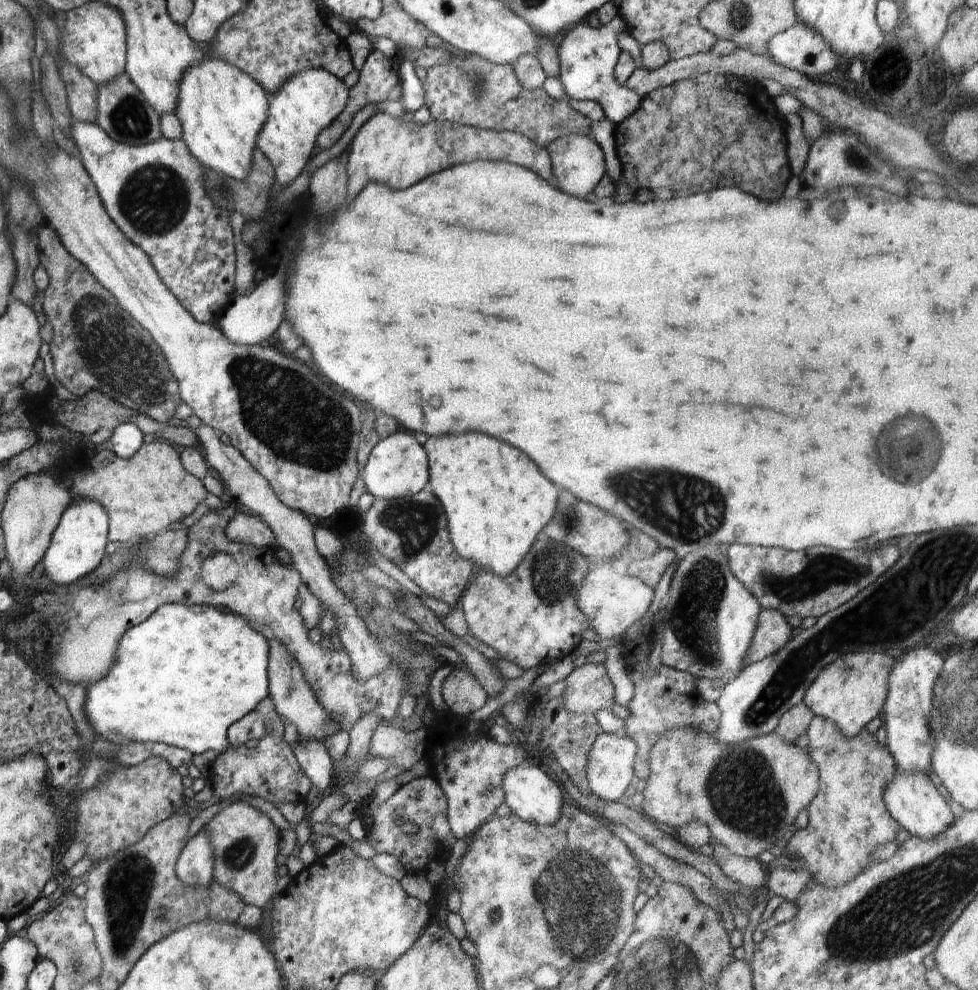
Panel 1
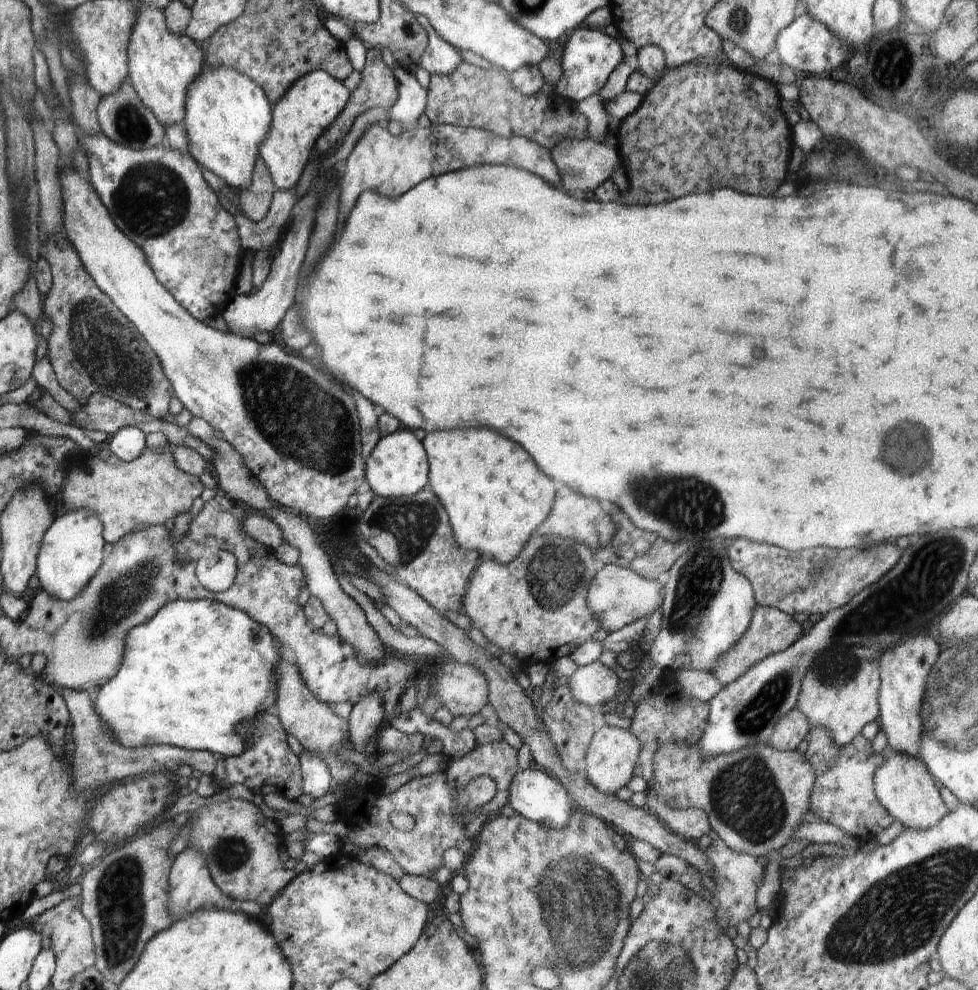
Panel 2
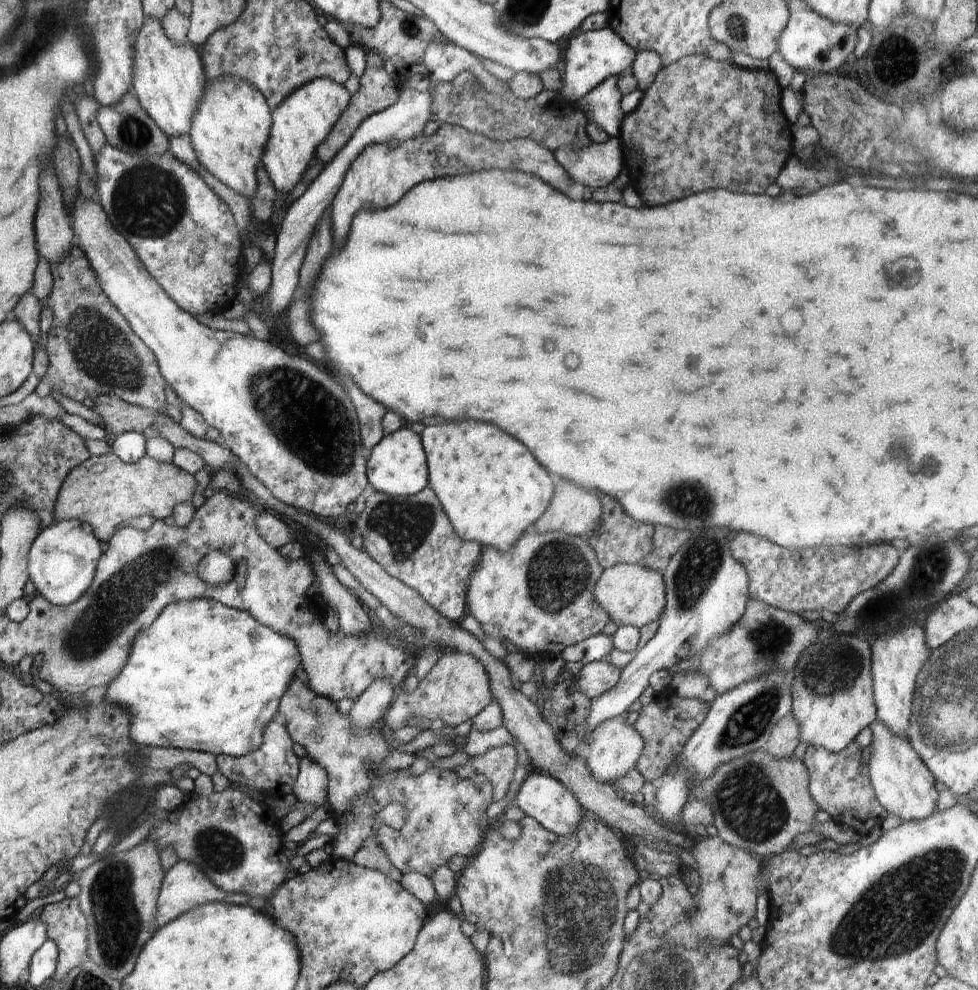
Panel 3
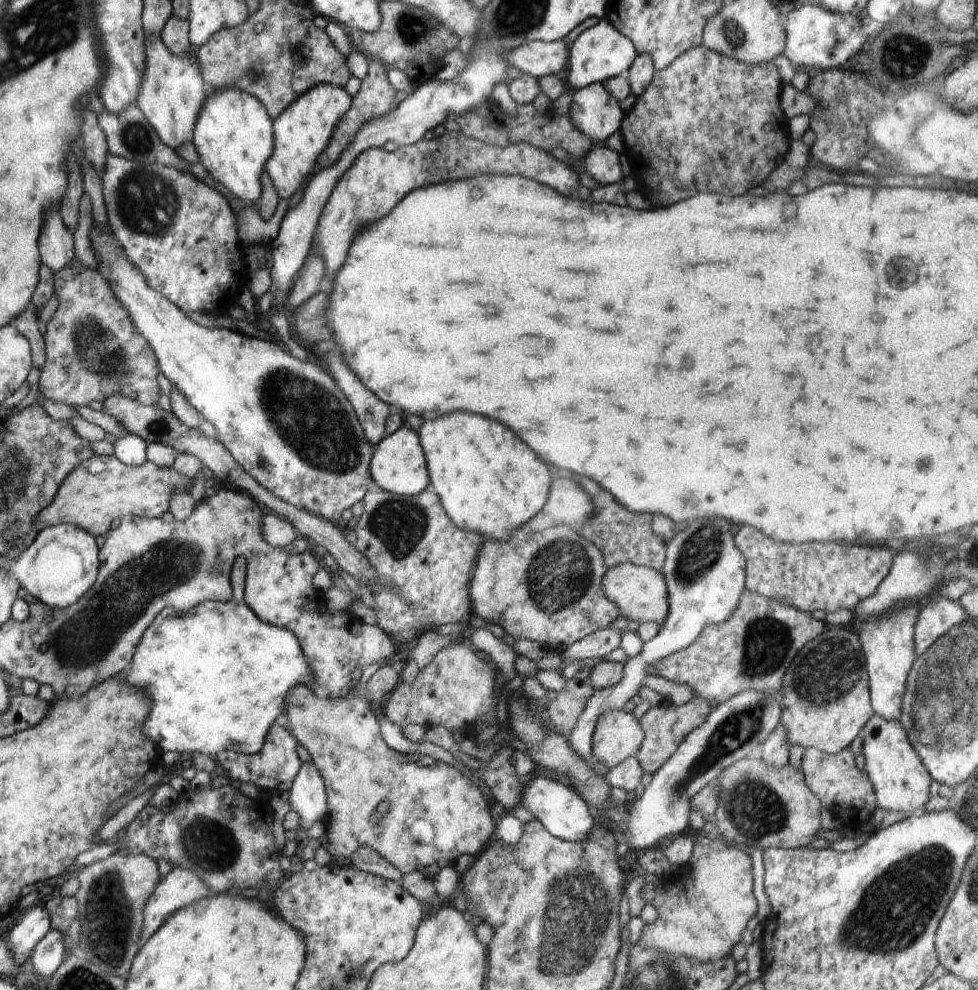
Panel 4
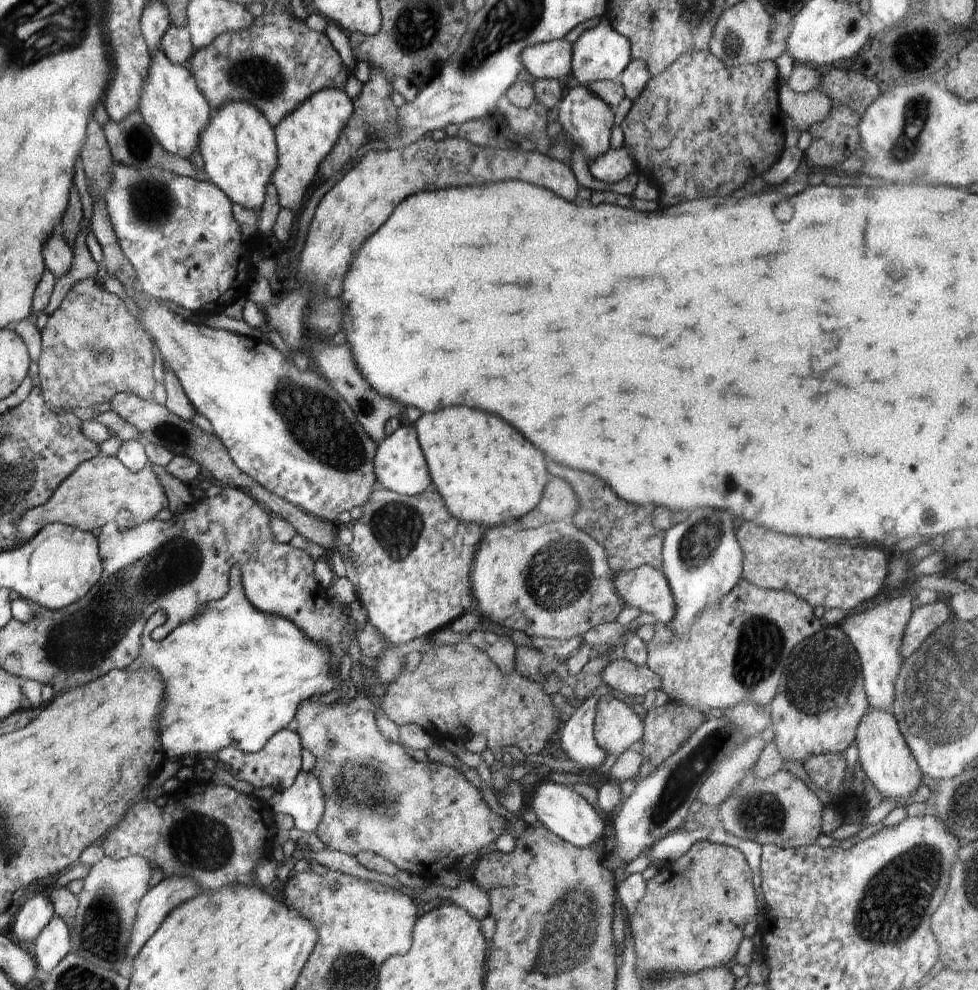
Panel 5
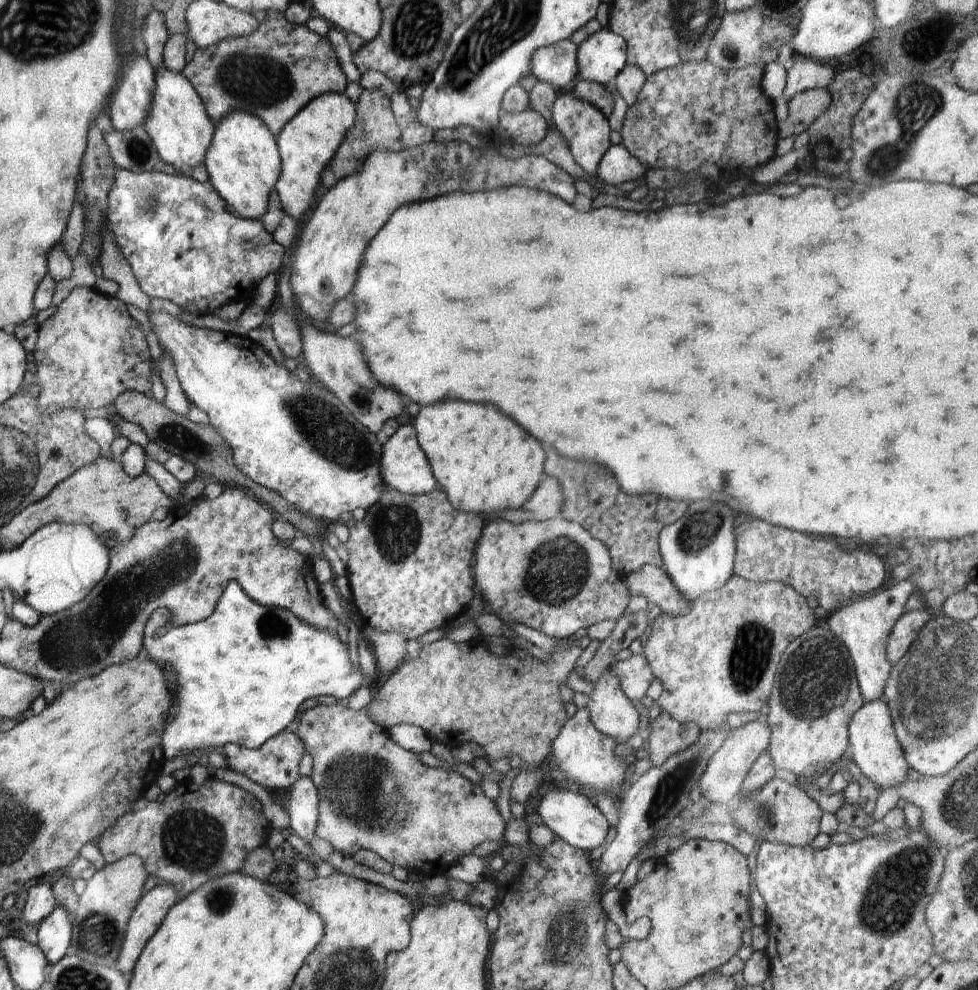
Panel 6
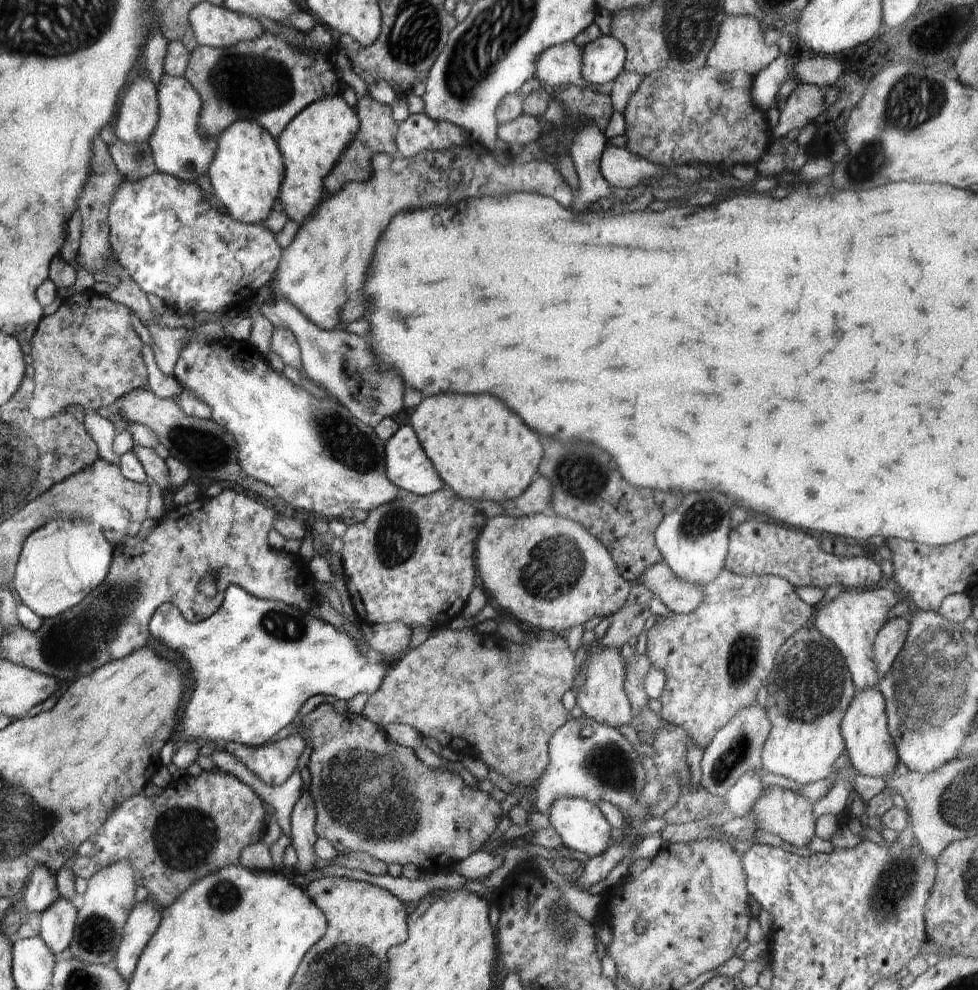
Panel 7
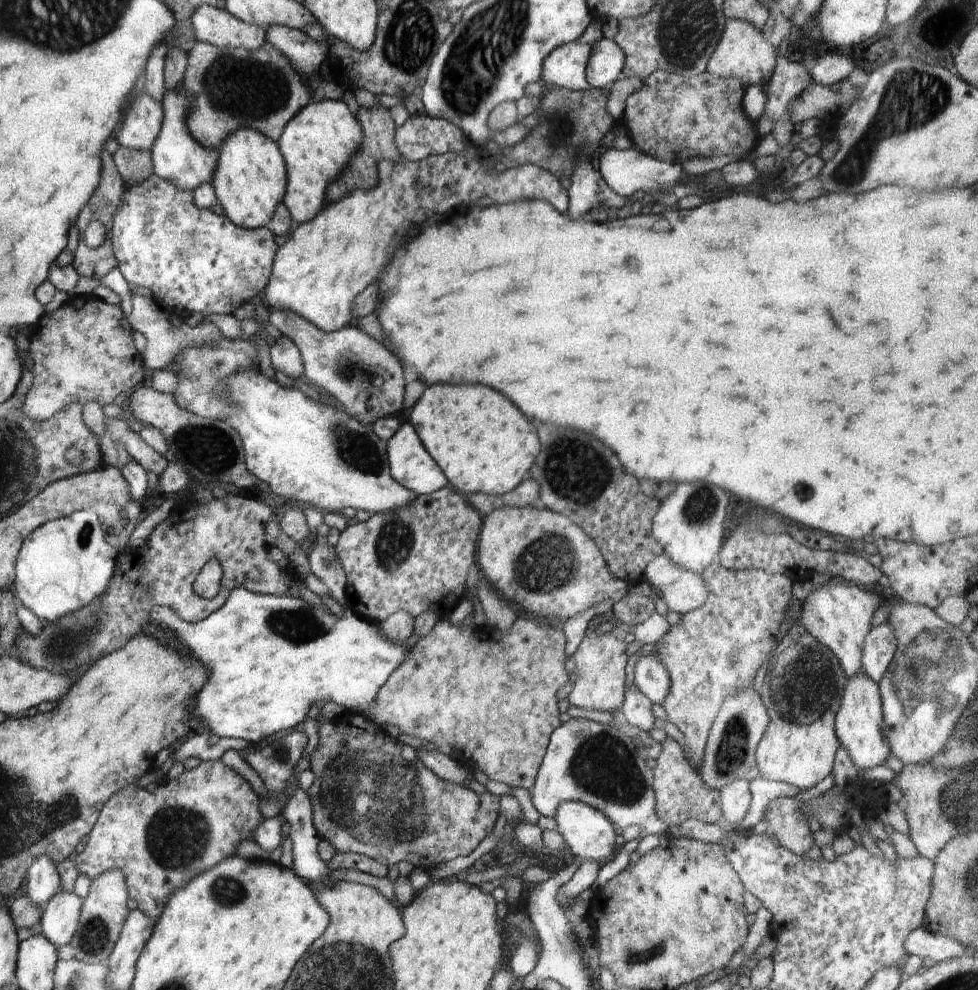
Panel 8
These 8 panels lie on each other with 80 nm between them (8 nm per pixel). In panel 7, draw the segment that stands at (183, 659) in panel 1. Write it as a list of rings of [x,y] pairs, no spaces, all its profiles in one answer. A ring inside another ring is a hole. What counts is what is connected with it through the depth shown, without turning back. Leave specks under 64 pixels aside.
[[[230,585],[225,590],[224,600],[222,601],[220,608],[217,608],[212,616],[209,616],[200,622],[189,623],[187,620],[184,620],[181,612],[177,610],[176,605],[173,605],[172,603],[162,604],[150,620],[150,636],[154,638],[154,640],[160,642],[160,644],[172,648],[174,652],[182,654],[182,658],[186,660],[186,664],[188,664],[188,668],[190,668],[190,676],[192,676],[192,682],[194,682],[192,696],[190,696],[188,706],[186,706],[186,710],[184,710],[180,728],[178,728],[178,732],[172,736],[172,740],[168,740],[168,744],[164,744],[165,765],[170,765],[172,763],[172,756],[174,756],[176,750],[176,748],[174,748],[176,738],[178,738],[178,740],[186,740],[187,743],[206,744],[207,742],[214,742],[216,745],[218,740],[222,740],[222,742],[227,743],[242,743],[249,747],[262,746],[262,744],[268,742],[276,732],[282,730],[285,726],[288,726],[288,724],[296,718],[296,714],[298,714],[298,711],[302,708],[304,702],[306,703],[311,696],[324,694],[329,700],[340,699],[345,701],[354,698],[356,694],[360,694],[361,692],[366,692],[368,694],[373,693],[375,690],[378,690],[382,679],[385,677],[385,674],[390,667],[384,658],[375,655],[375,653],[372,653],[371,651],[370,654],[367,653],[366,658],[361,656],[360,652],[356,649],[354,640],[350,638],[348,633],[342,634],[334,625],[327,623],[320,617],[315,617],[310,612],[302,612],[299,608],[281,603],[280,601],[269,601],[256,598],[255,596],[248,594],[248,592],[238,585]]]

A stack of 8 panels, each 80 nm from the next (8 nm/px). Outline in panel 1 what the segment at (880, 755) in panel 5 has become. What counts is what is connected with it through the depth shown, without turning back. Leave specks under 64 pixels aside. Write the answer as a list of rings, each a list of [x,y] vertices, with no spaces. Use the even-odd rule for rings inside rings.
[[[897,770],[895,780],[883,792],[883,799],[890,816],[908,830],[912,837],[929,841],[936,839],[956,820],[948,802],[938,793],[930,776],[924,773],[904,773]]]

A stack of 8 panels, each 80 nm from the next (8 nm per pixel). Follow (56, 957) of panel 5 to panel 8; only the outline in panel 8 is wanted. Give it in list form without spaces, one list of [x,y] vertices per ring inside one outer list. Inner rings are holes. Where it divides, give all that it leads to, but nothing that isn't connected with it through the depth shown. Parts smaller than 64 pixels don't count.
[[[60,891],[52,897],[39,920],[42,934],[60,950],[70,944],[81,913],[82,899],[76,893]]]

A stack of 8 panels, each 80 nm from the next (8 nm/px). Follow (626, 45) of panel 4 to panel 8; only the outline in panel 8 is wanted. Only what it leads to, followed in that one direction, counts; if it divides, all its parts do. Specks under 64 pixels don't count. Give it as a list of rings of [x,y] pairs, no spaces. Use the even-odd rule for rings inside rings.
[[[600,37],[591,48],[586,69],[587,81],[595,89],[605,89],[606,84],[622,77],[626,55],[614,39]]]

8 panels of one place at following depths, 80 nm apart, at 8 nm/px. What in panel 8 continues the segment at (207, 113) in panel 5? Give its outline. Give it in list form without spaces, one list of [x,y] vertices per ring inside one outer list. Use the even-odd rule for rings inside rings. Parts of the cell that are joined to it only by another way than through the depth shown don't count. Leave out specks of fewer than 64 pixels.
[[[184,87],[165,89],[163,105],[163,126],[150,150],[153,172],[161,179],[175,184],[182,190],[193,191],[203,182],[211,182],[217,162],[219,149],[205,149],[188,130],[186,119],[193,107],[194,98]]]

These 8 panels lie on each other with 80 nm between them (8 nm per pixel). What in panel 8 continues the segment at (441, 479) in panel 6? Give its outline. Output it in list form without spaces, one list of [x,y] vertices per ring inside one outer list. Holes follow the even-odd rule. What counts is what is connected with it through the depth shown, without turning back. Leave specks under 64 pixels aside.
[[[432,385],[426,387],[420,399],[415,403],[410,414],[410,423],[416,429],[416,434],[420,438],[424,448],[428,451],[428,454],[436,461],[436,464],[443,470],[444,476],[449,482],[449,486],[460,492],[462,495],[468,493],[484,493],[487,495],[505,495],[511,490],[514,490],[524,479],[529,475],[530,467],[534,464],[538,453],[540,452],[540,440],[538,440],[538,434],[536,434],[536,428],[524,418],[524,414],[506,398],[502,396],[500,392],[492,390],[492,388],[486,388],[486,386],[438,386]]]

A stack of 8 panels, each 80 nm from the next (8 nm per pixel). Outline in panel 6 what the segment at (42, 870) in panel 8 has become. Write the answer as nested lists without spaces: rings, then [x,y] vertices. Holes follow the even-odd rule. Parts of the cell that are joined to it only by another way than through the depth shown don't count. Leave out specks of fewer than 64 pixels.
[[[40,881],[40,884],[30,889],[22,910],[22,918],[28,926],[33,926],[36,930],[36,926],[50,916],[56,907],[53,888]]]

